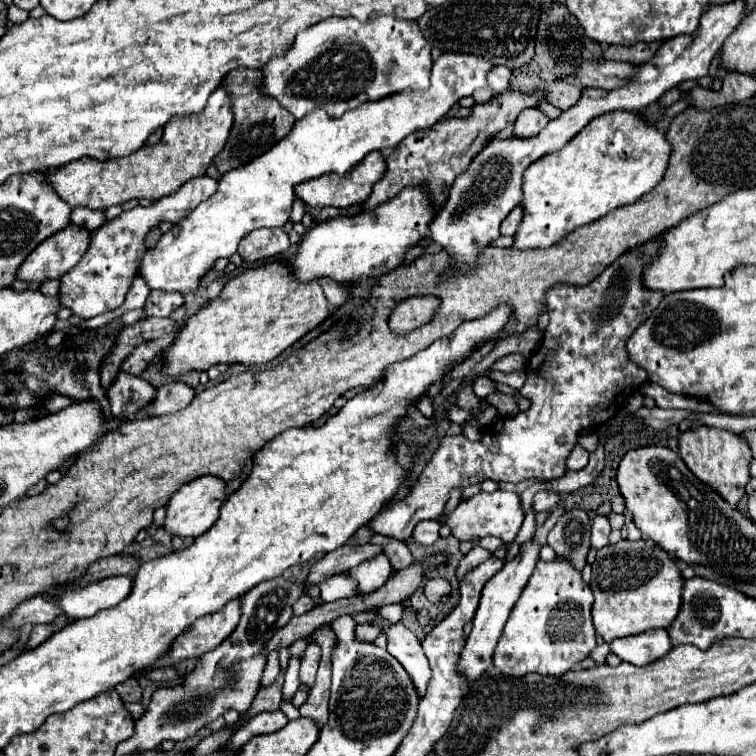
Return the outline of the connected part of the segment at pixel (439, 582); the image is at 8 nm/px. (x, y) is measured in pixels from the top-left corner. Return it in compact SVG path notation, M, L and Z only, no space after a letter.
M437 577L437 579L429 579L427 581L427 587L425 587L425 597L431 601L431 603L439 603L445 595L451 593L451 585L449 581Z

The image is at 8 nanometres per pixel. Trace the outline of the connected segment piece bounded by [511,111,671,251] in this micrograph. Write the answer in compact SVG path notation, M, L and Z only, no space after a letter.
M611 111L591 119L561 151L541 157L523 173L523 219L513 235L511 249L545 249L559 243L573 229L589 225L609 211L631 205L645 193L649 193L665 175L671 149L665 141L665 133L659 133L653 123L645 123L637 113Z

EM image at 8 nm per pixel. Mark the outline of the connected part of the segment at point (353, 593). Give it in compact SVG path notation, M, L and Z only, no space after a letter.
M337 573L333 577L327 577L319 583L321 589L321 597L323 601L337 601L337 599L349 599L349 597L357 597L359 587L357 581L349 577L349 573Z

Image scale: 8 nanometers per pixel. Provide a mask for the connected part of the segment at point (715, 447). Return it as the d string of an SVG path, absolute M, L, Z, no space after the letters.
M715 427L689 429L679 437L679 455L697 479L717 489L717 493L721 493L725 501L731 501L731 505L737 505L739 499L745 495L745 485L751 479L749 477L751 449L743 441L743 437Z

